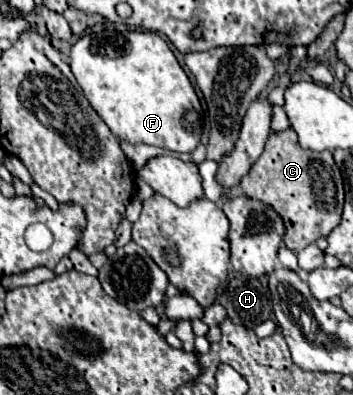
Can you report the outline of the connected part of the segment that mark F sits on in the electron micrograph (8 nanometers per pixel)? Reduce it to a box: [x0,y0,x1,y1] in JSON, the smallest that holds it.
[70,22,202,152]

